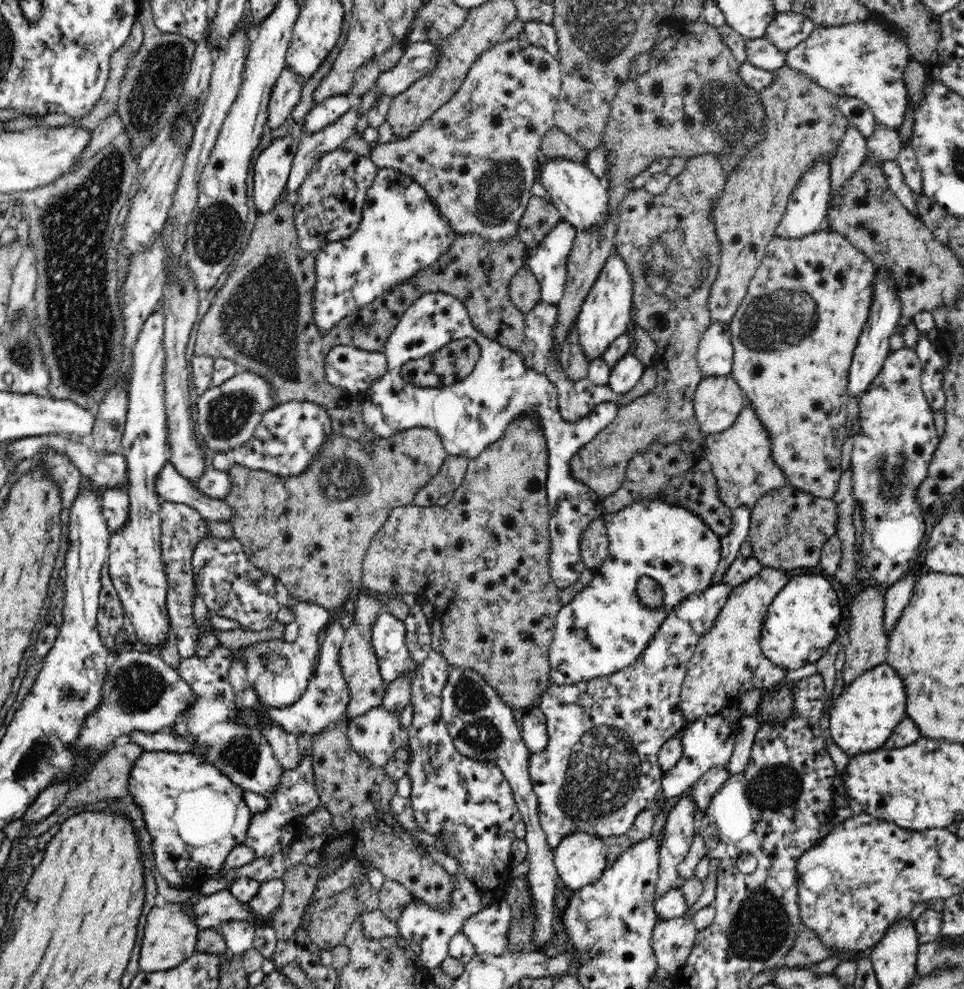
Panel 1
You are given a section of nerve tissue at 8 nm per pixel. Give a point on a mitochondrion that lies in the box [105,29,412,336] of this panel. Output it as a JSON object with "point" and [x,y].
{"point":[156,84]}

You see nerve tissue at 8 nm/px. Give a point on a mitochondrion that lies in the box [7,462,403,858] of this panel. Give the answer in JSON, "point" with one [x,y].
{"point":[71,698]}

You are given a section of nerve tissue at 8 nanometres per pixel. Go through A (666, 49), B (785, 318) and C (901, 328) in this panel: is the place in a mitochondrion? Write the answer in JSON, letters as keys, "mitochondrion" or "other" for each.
{"A":"other","B":"mitochondrion","C":"other"}

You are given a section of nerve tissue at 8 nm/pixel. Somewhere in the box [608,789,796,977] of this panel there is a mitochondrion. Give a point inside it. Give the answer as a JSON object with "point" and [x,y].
{"point":[759,928]}

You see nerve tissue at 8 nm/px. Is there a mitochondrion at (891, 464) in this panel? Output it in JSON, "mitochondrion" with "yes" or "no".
{"mitochondrion":"yes"}

